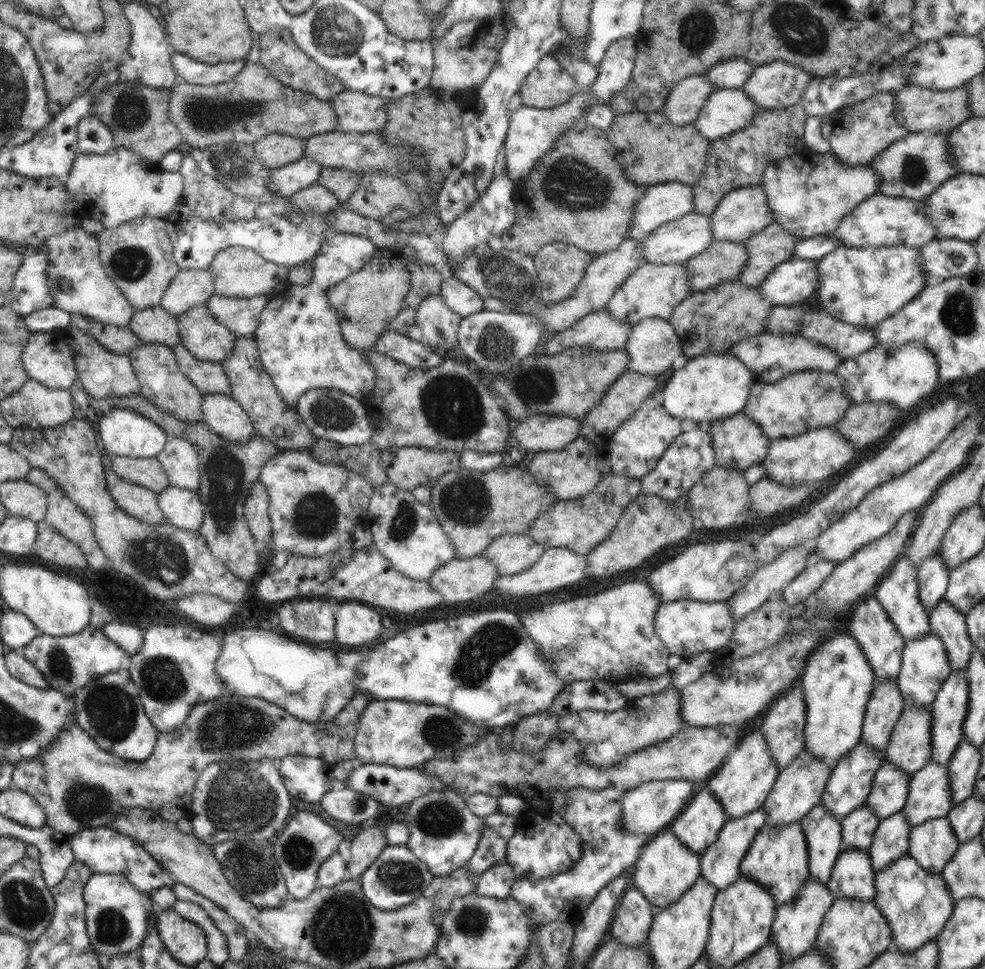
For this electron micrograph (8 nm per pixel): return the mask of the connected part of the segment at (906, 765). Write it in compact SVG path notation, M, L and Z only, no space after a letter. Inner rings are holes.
M904 707L885 750L885 760L912 775L931 760L932 713L928 707Z

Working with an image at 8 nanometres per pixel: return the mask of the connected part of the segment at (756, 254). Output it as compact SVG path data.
M774 222L751 235L744 243L748 260L738 279L742 284L758 288L774 267L792 257L792 251L800 240Z

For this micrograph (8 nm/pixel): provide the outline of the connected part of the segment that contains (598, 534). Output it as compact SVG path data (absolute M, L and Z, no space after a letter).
M613 475L607 476L603 481L600 481L593 489L583 497L572 500L557 500L551 506L541 511L539 517L535 520L533 526L527 532L538 544L543 544L545 548L548 547L562 547L573 550L576 554L585 556L596 545L604 542L616 528L618 521L622 518L625 511L626 503L629 497L626 493L624 480L620 480Z

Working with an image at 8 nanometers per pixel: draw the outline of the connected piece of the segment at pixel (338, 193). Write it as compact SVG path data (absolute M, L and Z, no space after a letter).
M321 167L317 184L328 188L341 206L347 203L352 194L361 186L361 174L345 168Z

